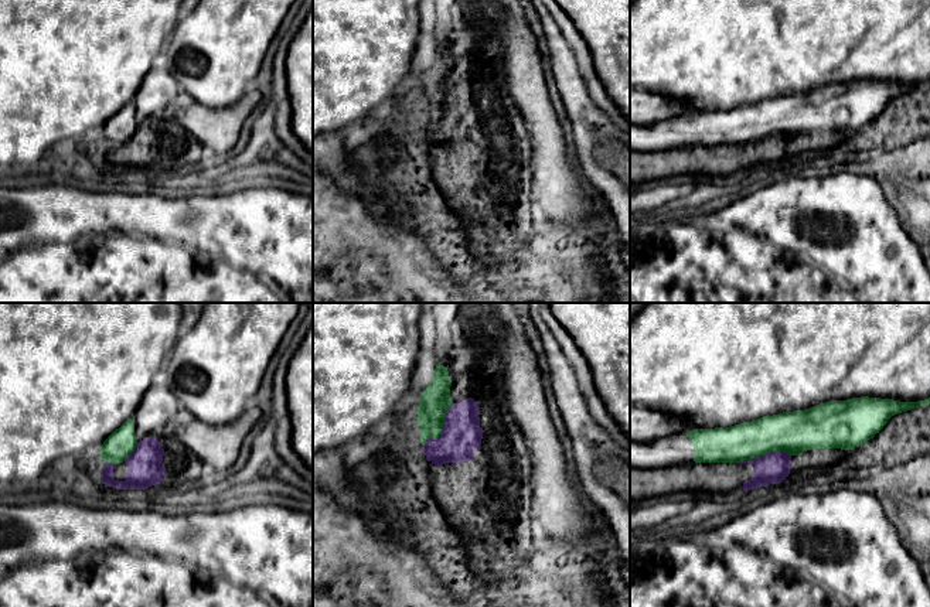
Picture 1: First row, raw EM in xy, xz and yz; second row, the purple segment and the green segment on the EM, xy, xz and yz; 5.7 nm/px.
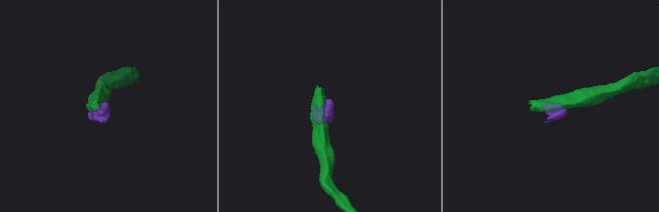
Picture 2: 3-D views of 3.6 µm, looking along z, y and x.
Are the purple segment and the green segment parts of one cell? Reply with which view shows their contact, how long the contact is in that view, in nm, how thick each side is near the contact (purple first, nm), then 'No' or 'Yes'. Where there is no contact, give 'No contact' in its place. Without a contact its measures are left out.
Touches purple in yz. Shared border 300 nm. Thickness 180 nm (purple) against 240 nm. No

